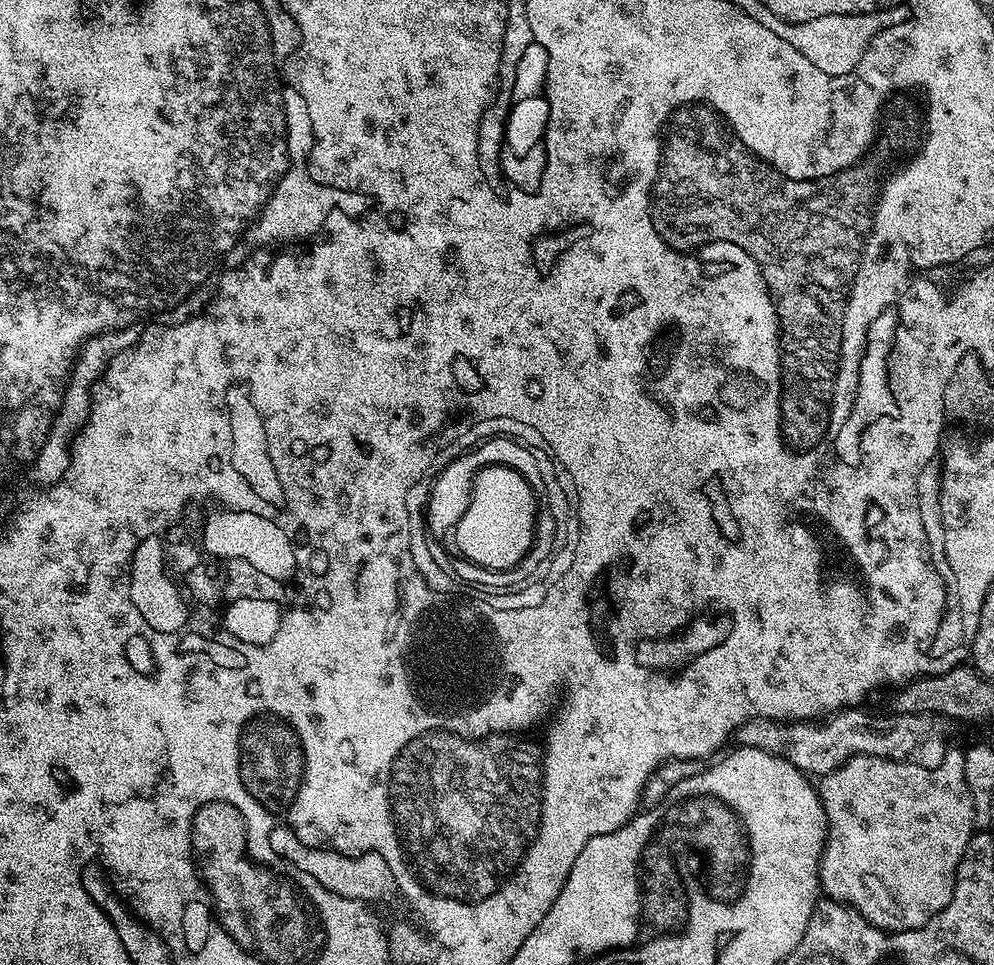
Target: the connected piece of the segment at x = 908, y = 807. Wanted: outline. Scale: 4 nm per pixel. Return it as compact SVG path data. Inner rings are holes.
M949 747L942 762L933 768L919 762L907 760L886 760L873 756L855 756L850 758L838 770L819 777L818 791L824 813L828 819L828 837L824 840L824 853L820 855L820 887L823 895L838 903L848 904L871 923L885 933L916 932L923 924L931 925L936 915L945 908L954 894L956 871L964 857L966 842L970 842L976 823L974 806L970 798L970 786L966 786L966 766L963 751L958 747Z

